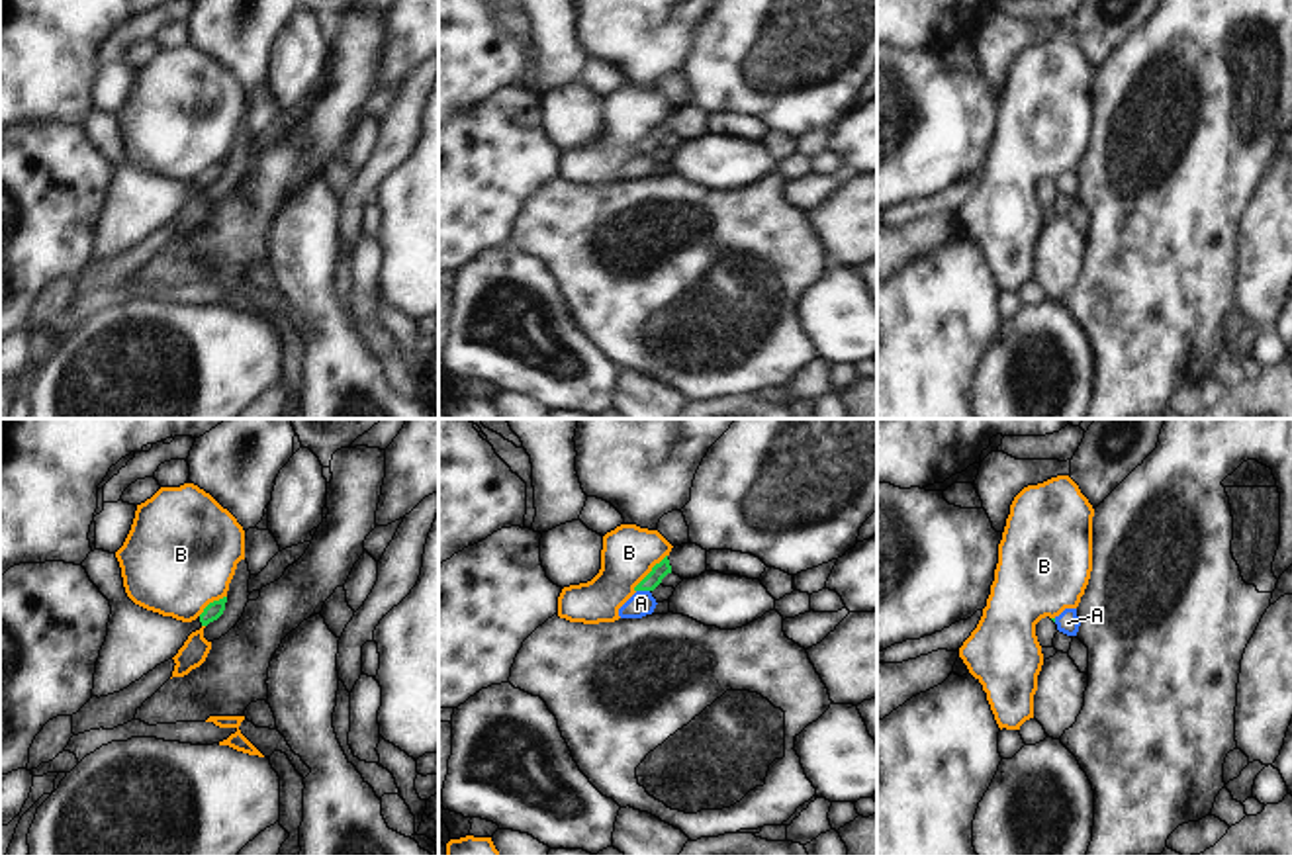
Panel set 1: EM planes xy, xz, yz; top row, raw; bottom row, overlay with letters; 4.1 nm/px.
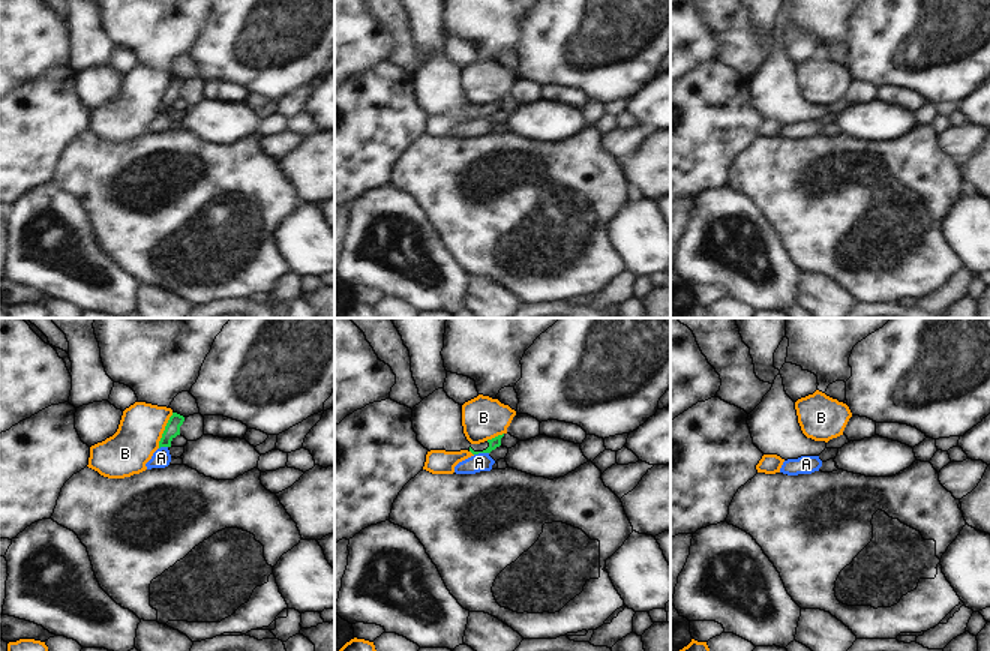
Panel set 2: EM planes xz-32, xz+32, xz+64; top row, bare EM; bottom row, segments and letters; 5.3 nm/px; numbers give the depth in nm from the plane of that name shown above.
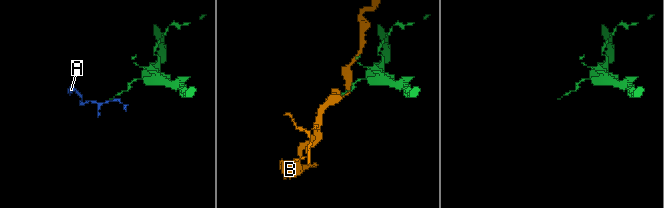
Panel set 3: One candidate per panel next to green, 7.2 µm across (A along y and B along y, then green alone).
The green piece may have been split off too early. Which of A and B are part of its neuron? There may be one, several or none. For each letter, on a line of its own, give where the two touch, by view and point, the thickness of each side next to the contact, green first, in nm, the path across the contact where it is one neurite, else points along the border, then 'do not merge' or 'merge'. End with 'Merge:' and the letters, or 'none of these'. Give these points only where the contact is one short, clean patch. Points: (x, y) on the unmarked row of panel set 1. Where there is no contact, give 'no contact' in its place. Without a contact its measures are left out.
A: meets green in xz at (643, 151); 70 nm thick on the green side, 100 nm on the other; border along xz (637, 151), (648, 153); do not merge
B: meets green in xz at (648, 135); 70 nm thick on the green side, 220 nm on the other; border along xz (666, 116), (635, 153); do not merge
Merge: none of these

